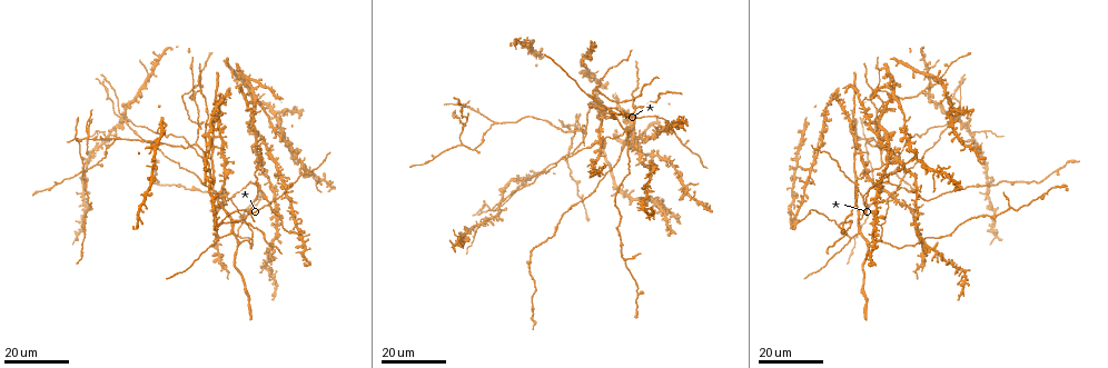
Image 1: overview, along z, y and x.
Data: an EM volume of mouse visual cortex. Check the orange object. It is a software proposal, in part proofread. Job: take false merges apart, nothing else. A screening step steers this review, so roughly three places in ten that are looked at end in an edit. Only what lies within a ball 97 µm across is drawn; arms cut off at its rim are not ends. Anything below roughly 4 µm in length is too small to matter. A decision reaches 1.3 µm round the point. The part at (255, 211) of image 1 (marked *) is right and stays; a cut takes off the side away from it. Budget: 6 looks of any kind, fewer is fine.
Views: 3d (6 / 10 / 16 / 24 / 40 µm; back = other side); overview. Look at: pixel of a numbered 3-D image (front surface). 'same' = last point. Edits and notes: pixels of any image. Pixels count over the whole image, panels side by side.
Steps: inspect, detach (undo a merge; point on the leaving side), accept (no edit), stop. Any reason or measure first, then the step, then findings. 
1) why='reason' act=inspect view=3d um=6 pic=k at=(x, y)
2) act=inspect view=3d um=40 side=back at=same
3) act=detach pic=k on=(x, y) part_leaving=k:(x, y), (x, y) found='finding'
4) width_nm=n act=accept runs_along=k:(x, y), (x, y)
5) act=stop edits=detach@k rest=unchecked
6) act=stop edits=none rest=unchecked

why='two arms in line, one across' act=inspect view=3d um=16 pic=1 at=(858, 188)

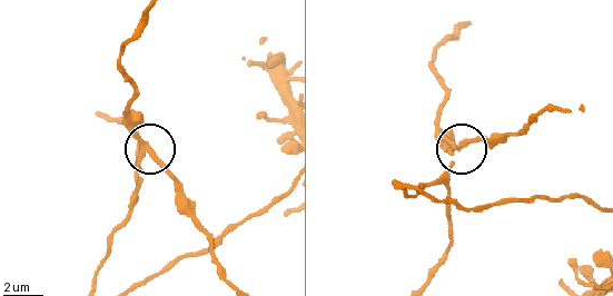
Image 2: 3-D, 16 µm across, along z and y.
act=inspect view=3d um=6 pic=2 at=(464, 141)

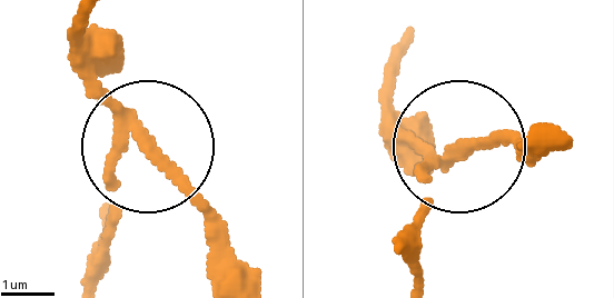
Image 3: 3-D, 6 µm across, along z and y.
width_nm=200 act=detach pic=3 on=(180, 182) part_leaving=3:(137, 125), (199, 212), (217, 279) found='two neurons meet here'

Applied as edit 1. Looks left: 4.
act=inspect view=overview

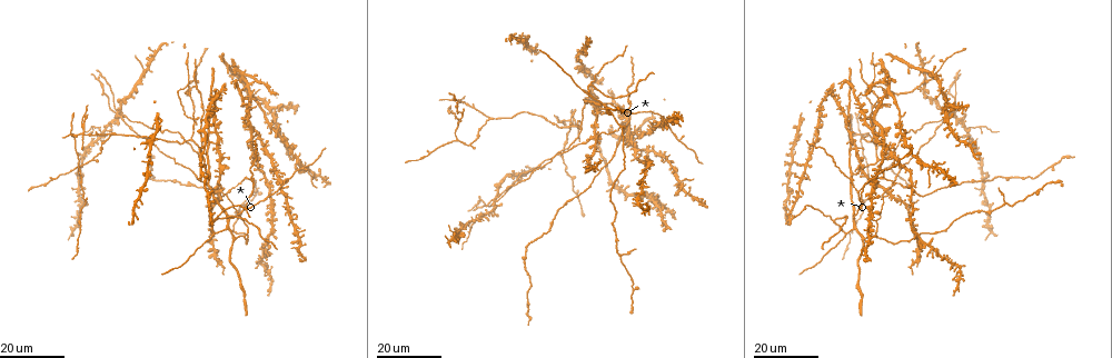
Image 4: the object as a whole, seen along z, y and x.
why='arms part here' act=inspect view=3d um=24 pic=4 at=(875, 146)

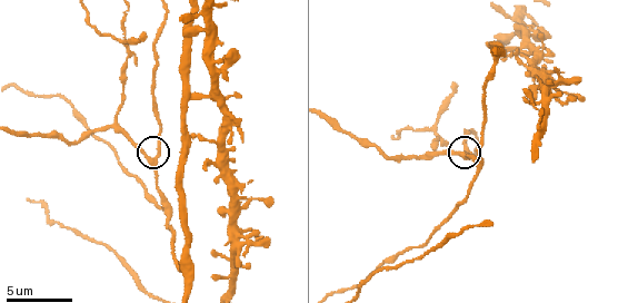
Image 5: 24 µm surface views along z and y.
why='closer look' act=inspect view=3d um=10 pic=5 at=(153, 159)

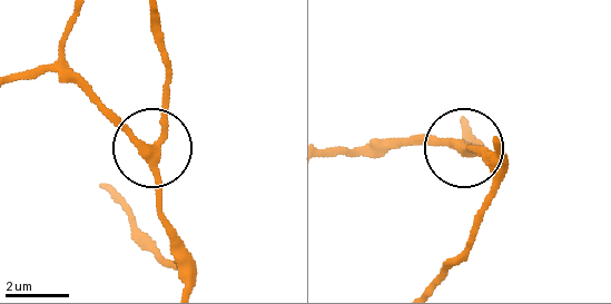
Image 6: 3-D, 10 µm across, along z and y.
side_arm_um=66 act=accept runs_along=6:(185, 283), (177, 235), (160, 204), (160, 91), (168, 70) found='all the same neuron'

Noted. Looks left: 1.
act=stop edits=detach@3 rest=unchecked

